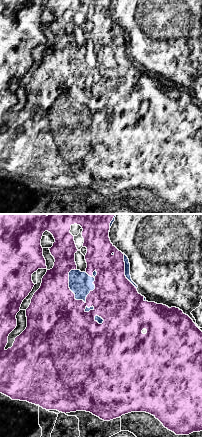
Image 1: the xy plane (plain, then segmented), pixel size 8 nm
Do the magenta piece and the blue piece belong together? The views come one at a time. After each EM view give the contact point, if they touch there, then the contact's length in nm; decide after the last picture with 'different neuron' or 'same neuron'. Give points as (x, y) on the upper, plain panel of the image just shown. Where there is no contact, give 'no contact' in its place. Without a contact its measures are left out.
contact (94, 65); length 300 nm

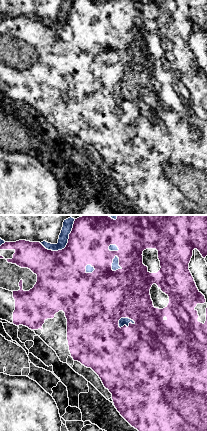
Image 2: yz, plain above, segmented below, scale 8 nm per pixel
contact (64, 24); length 320 nm

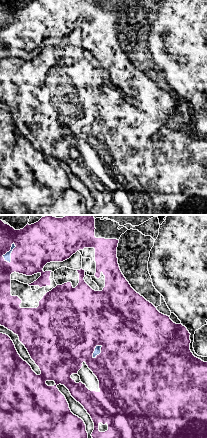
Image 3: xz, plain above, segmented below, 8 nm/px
contact (11, 29); length 180 nm

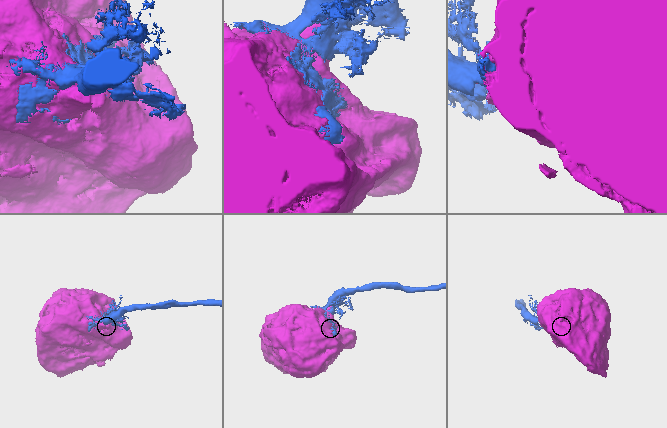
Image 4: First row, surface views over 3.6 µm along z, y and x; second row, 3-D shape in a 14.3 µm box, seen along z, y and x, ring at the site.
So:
same neuron

